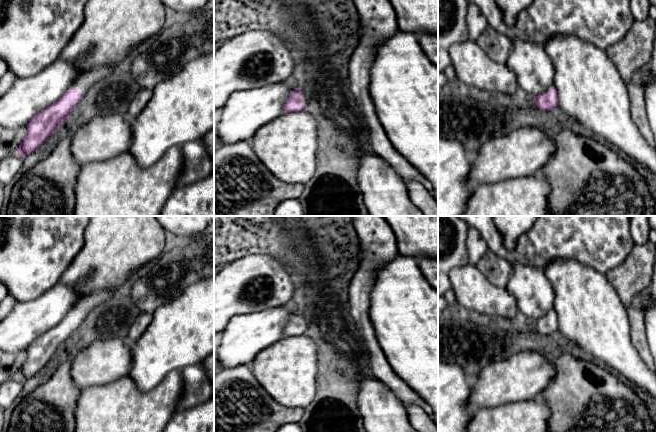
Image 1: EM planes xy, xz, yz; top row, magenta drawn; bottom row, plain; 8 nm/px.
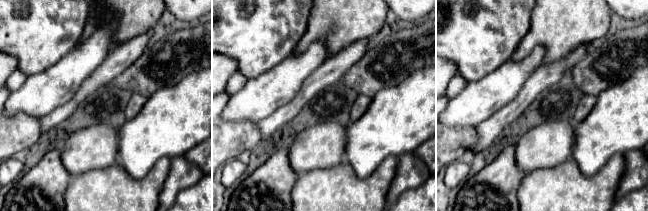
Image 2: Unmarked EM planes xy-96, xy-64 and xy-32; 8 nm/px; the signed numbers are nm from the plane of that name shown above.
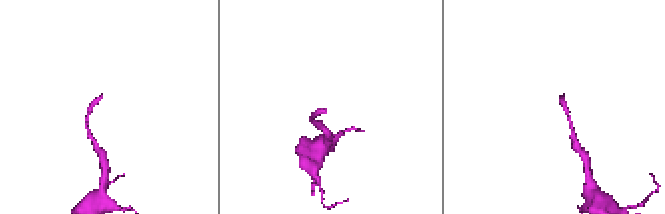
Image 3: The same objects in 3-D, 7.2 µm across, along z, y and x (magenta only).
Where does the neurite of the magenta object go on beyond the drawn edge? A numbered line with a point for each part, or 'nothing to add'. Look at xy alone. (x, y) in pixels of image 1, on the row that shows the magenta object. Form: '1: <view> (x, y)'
1: xy (85, 81)

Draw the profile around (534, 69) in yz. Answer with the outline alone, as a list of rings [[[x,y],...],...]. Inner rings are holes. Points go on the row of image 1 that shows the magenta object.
[[[513,39],[506,65],[515,73],[523,95],[536,98],[554,85],[554,64],[544,46]]]

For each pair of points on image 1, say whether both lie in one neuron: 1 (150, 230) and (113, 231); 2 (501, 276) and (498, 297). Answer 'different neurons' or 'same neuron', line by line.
1: same neuron
2: different neurons

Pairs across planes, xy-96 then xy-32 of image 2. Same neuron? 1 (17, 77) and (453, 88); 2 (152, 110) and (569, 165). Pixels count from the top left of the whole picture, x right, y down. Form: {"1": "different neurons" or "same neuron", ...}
{"1": "same neuron", "2": "different neurons"}

